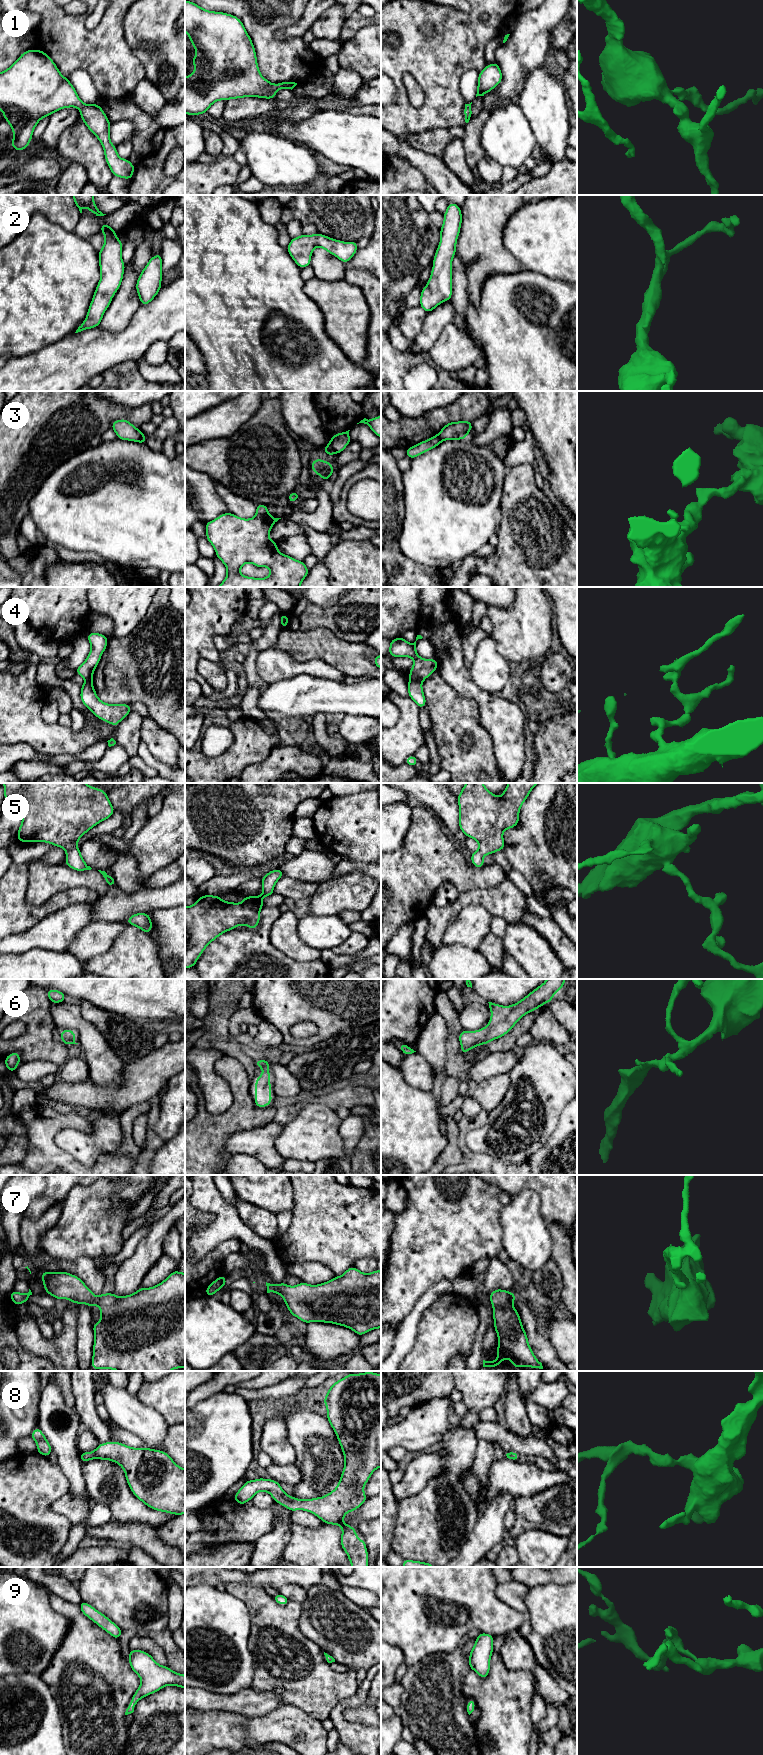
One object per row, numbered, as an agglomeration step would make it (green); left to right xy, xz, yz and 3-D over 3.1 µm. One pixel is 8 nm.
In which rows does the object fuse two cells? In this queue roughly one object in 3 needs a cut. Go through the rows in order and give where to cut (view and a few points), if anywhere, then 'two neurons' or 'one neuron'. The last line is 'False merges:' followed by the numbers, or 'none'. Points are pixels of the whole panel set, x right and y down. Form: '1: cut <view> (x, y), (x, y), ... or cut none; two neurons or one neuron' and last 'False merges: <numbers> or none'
1: cut none; one neuron
2: cut none; one neuron
3: cut xz (329, 444), (336, 452); two neurons
4: cut yz (411, 678), (421, 682); two neurons
5: cut none; one neuron
6: cut none; one neuron
7: cut none; one neuron
8: cut none; one neuron
9: cut none; one neuron
False merges: 3, 4

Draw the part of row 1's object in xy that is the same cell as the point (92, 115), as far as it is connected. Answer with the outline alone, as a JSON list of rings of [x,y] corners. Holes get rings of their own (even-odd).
[[[27,50],[8,69],[0,72],[0,109],[13,130],[11,147],[17,151],[22,152],[30,144],[33,131],[42,118],[69,107],[80,110],[80,119],[102,144],[105,160],[113,176],[131,180],[135,166],[129,159],[118,156],[116,146],[110,141],[111,122],[103,109],[98,103],[84,104],[68,78],[60,73],[54,61],[45,52]]]

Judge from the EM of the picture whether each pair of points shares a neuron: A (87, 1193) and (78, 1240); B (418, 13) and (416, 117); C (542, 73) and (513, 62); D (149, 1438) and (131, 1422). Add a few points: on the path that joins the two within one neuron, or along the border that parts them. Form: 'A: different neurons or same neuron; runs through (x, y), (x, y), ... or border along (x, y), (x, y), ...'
A: same neuron; runs through (87, 1205), (84, 1212), (84, 1228)
B: same neuron; runs through (431, 39), (431, 91)
C: different neurons; border along (544, 63), (534, 68), (527, 75), (521, 90)
D: same neuron; runs through (145, 1434), (135, 1424)

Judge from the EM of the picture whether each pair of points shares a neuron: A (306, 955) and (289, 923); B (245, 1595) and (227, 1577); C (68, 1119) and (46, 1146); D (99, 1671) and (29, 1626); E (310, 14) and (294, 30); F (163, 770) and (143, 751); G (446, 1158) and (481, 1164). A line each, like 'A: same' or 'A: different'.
A: same
B: different
C: same
D: different
E: same
F: same
G: different

